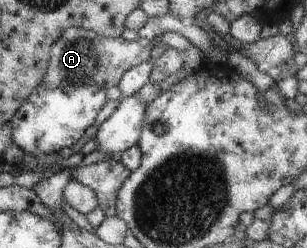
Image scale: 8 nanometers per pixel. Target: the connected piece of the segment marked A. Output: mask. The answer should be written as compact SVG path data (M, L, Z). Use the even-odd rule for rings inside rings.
M70 27L51 46L48 70L41 84L48 88L65 87L73 84L81 87L83 84L95 84L100 88L109 89L118 85L125 71L147 62L150 59L154 41L145 38L125 40L119 38L106 38L83 28Z

